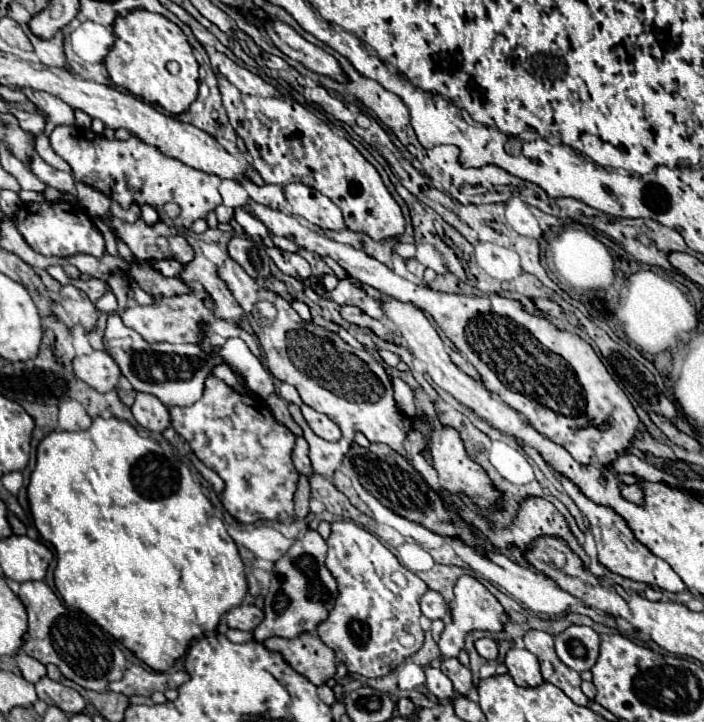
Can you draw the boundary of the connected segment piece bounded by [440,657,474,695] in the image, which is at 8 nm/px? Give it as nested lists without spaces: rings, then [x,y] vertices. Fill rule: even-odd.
[[[442,659],[442,673],[446,673],[450,677],[450,681],[454,683],[454,691],[458,695],[470,695],[472,691],[472,673],[468,667],[464,667],[458,659]]]

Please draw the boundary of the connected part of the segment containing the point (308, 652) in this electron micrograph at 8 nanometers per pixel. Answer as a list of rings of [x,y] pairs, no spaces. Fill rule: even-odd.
[[[300,633],[294,639],[270,637],[264,641],[264,645],[272,651],[282,653],[288,665],[310,679],[314,685],[322,685],[336,675],[338,661],[334,657],[334,651],[322,643],[316,633]]]

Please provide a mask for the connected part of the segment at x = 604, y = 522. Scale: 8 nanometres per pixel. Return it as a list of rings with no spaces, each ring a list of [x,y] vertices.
[[[552,471],[552,475],[554,475],[554,479],[560,483],[560,487],[564,489],[564,493],[568,493],[568,495],[574,499],[574,503],[578,505],[578,509],[582,511],[582,515],[588,517],[588,521],[590,521],[590,531],[592,531],[592,535],[594,535],[596,549],[598,549],[598,561],[600,561],[608,571],[612,571],[612,573],[616,573],[616,575],[622,575],[622,577],[626,577],[626,579],[632,579],[632,581],[646,583],[646,585],[650,585],[650,587],[660,587],[660,589],[664,589],[664,591],[674,591],[674,593],[686,591],[686,585],[684,585],[682,579],[674,573],[674,569],[672,569],[666,561],[662,561],[660,557],[652,555],[642,543],[638,543],[638,541],[634,539],[632,531],[628,529],[626,521],[624,521],[620,515],[616,515],[610,507],[596,505],[594,501],[590,501],[588,497],[584,497],[584,495],[578,491],[578,487],[576,487],[570,479],[562,477],[560,473],[554,473],[554,471]]]

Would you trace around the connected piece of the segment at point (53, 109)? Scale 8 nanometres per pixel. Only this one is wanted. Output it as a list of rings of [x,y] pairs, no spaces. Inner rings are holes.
[[[22,89],[24,95],[40,109],[48,115],[48,121],[56,127],[56,125],[70,125],[76,123],[74,119],[74,109],[70,109],[62,99],[44,93],[44,91],[32,91],[32,89]]]

